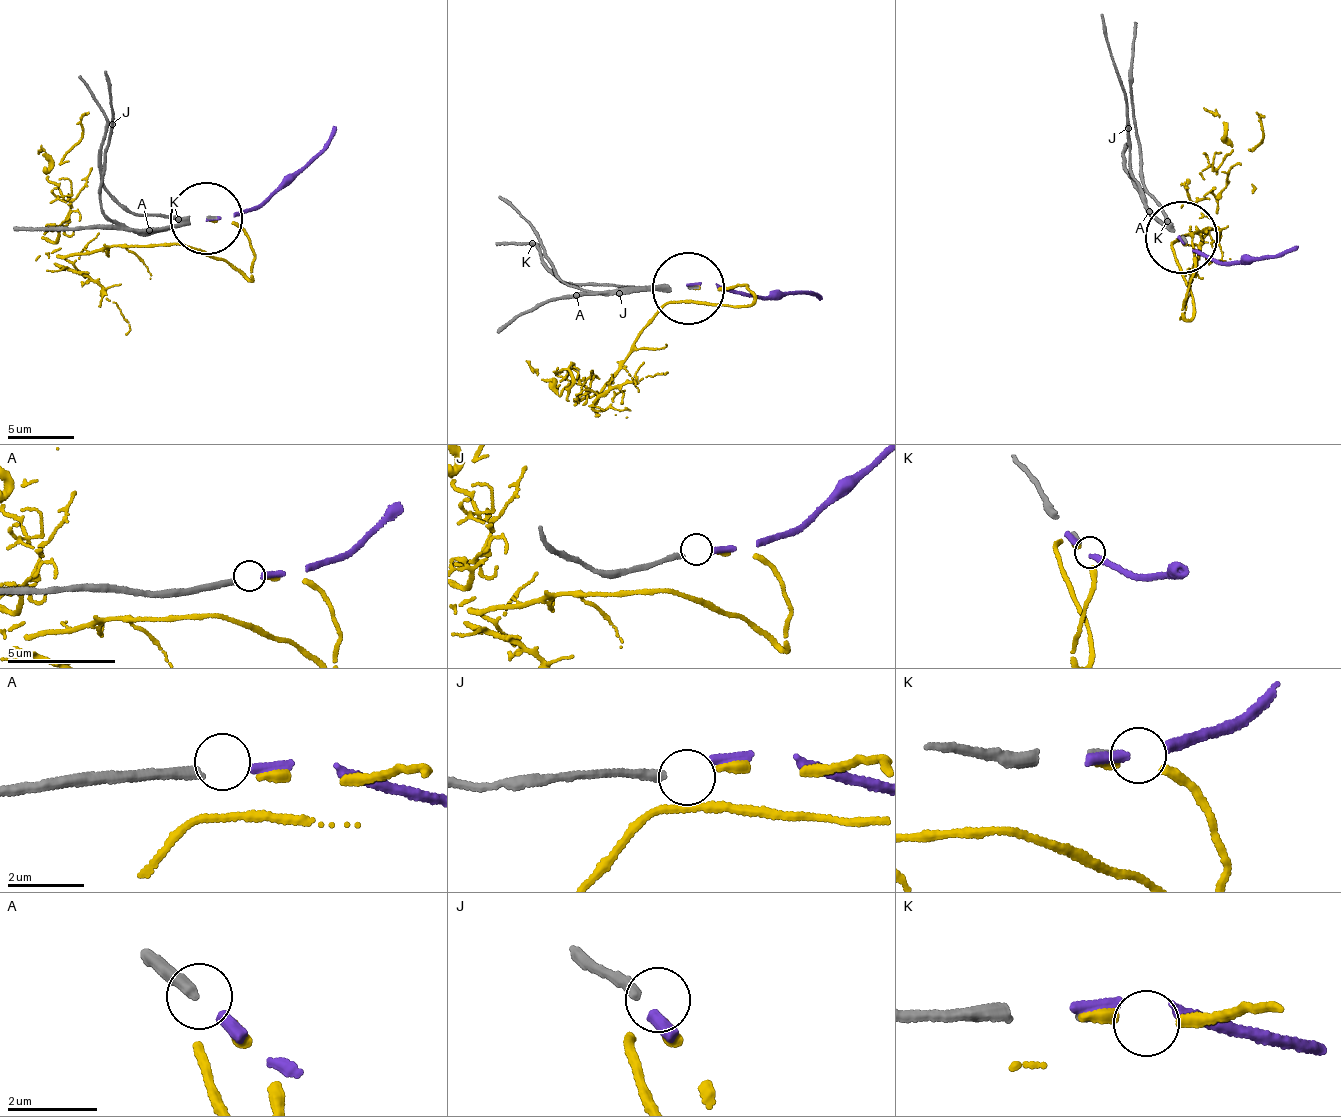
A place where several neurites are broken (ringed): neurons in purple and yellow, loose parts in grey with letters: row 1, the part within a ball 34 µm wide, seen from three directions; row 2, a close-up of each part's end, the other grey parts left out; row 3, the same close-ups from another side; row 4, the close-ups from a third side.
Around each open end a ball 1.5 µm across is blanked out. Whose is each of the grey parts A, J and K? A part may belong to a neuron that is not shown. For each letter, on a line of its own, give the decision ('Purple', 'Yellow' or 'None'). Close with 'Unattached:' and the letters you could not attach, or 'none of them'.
A: Purple
J: Yellow
K: None
Unattached: K

